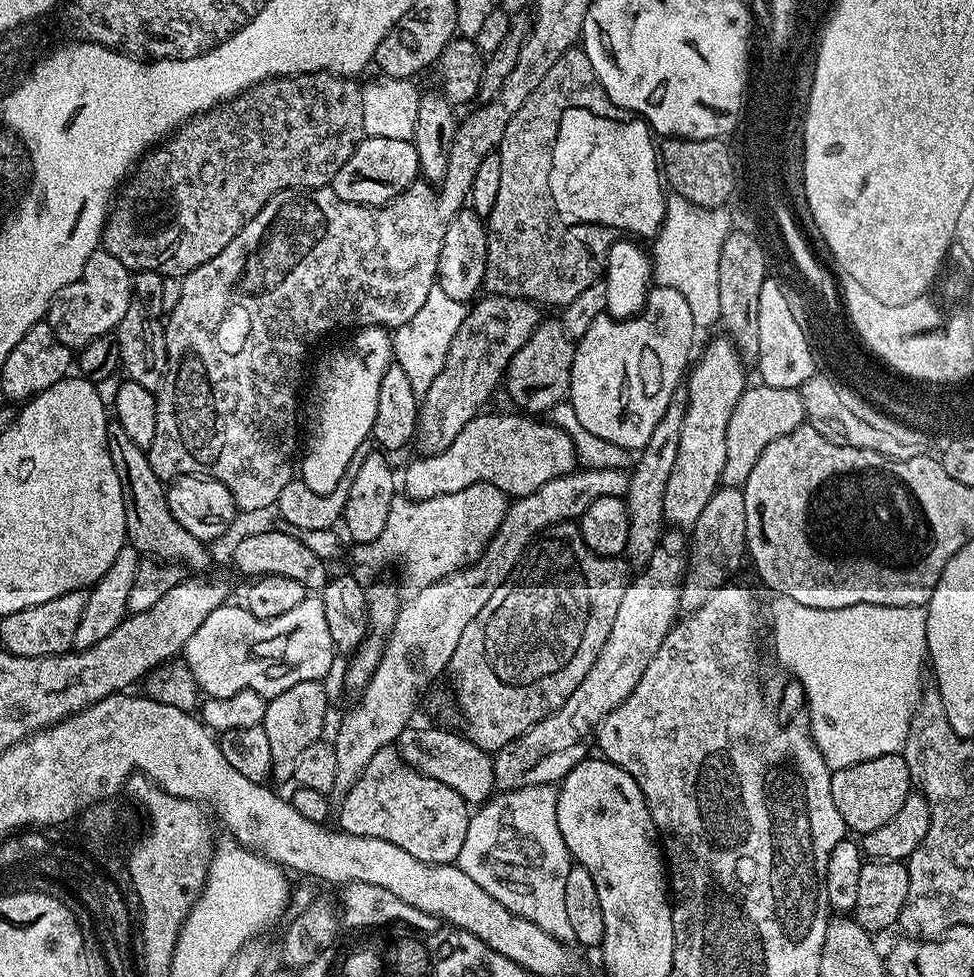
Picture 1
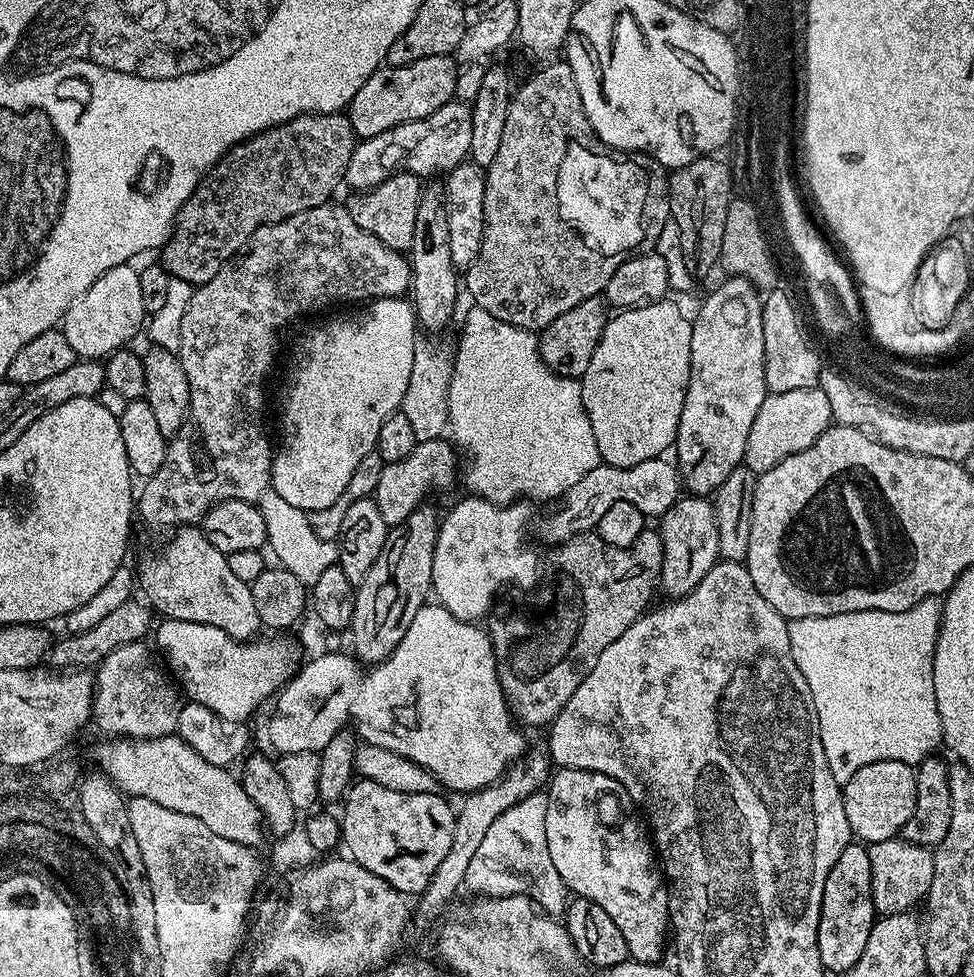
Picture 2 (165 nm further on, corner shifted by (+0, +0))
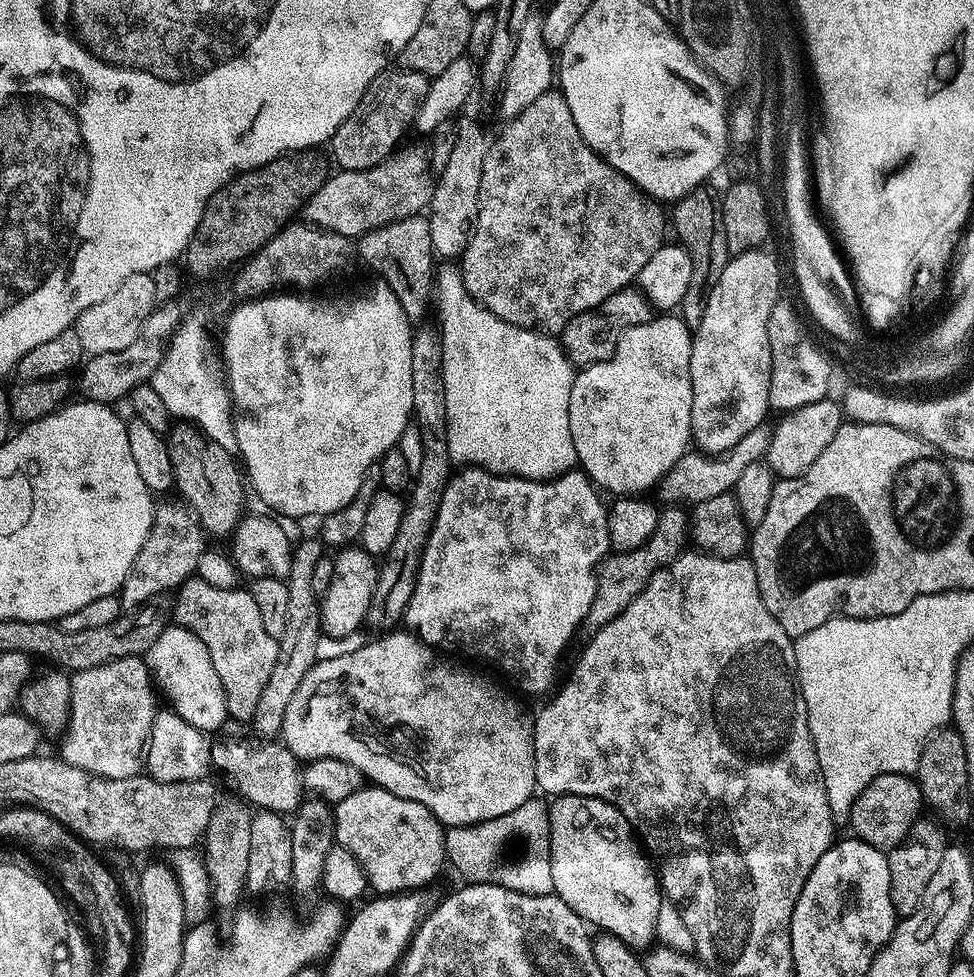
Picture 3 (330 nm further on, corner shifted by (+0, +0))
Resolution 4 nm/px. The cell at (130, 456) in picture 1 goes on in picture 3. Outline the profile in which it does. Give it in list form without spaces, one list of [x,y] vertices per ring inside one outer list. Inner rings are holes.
[[[196,574],[180,585],[175,596],[176,605],[172,608],[175,623],[190,629],[206,646],[210,662],[214,662],[214,670],[224,687],[229,717],[233,721],[251,721],[262,690],[273,673],[279,650],[277,640],[266,634],[266,626],[262,626],[262,618],[258,618],[258,606],[251,591],[240,586],[218,589]]]

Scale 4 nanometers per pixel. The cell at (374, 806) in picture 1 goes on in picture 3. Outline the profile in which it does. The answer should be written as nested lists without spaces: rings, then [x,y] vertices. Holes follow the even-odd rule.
[[[365,786],[358,789],[354,794],[350,794],[350,798],[342,798],[335,805],[334,811],[336,813],[336,844],[339,847],[350,850],[350,854],[354,854],[354,858],[358,858],[358,862],[364,867],[364,874],[368,878],[368,883],[375,891],[380,894],[408,894],[413,890],[420,890],[423,884],[428,884],[440,872],[440,867],[445,867],[446,857],[444,855],[444,833],[446,831],[445,825],[441,824],[436,819],[425,804],[419,804],[413,800],[406,798],[398,798],[398,794],[390,794],[385,788],[378,788],[375,786]]]

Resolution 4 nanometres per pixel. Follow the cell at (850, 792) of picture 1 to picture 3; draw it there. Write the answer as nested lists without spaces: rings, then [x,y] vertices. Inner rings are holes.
[[[882,774],[858,794],[858,798],[852,807],[850,823],[859,839],[864,840],[870,846],[881,850],[897,848],[908,832],[921,819],[920,808],[925,807],[924,796],[920,793],[920,786],[911,775]]]

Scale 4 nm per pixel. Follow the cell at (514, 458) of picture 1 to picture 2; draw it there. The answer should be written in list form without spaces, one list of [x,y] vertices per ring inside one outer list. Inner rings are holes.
[[[441,438],[417,443],[416,449],[402,462],[385,464],[382,478],[378,478],[378,486],[374,493],[378,511],[382,514],[382,522],[389,526],[402,523],[414,509],[429,499],[432,488],[448,488],[458,480],[456,456],[458,460],[457,449],[447,439]]]

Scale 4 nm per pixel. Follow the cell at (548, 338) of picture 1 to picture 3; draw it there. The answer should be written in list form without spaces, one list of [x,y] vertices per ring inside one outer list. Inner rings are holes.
[[[629,286],[610,294],[600,307],[570,318],[570,322],[560,333],[558,340],[564,354],[573,366],[587,366],[609,360],[627,328],[648,324],[654,318],[654,309],[639,287]]]

